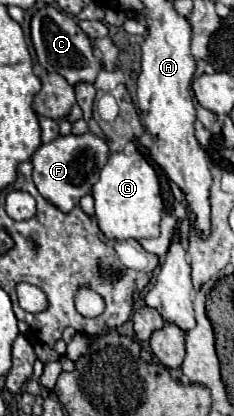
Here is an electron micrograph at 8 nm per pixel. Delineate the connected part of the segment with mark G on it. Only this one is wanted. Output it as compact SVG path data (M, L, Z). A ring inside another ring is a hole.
M112 152L108 156L106 166L100 172L100 180L92 188L92 196L96 202L96 218L100 230L108 238L118 240L142 240L142 238L156 238L158 224L160 224L162 210L162 196L160 196L160 182L156 176L156 170L148 160L140 154L124 154L124 152Z

